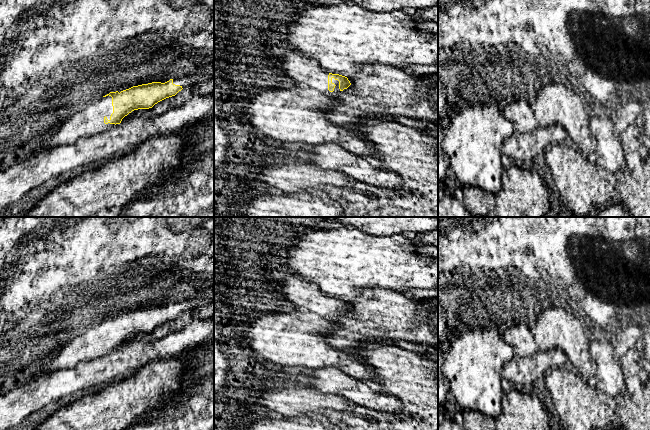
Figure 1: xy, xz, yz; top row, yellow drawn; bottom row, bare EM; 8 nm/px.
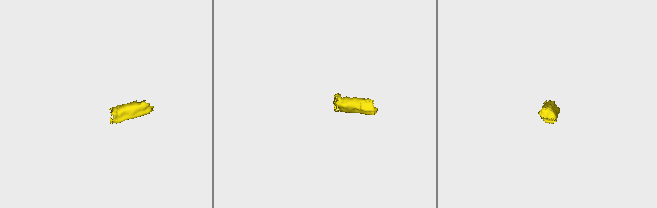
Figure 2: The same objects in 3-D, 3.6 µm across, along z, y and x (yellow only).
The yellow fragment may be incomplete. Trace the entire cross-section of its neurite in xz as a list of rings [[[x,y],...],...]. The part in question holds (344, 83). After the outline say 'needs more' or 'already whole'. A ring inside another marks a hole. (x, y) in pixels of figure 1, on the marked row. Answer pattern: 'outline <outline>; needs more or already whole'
outline [[[293,52],[281,57],[279,65],[283,72],[298,85],[316,89],[329,96],[351,85],[347,77],[329,73],[315,60]]]; needs more

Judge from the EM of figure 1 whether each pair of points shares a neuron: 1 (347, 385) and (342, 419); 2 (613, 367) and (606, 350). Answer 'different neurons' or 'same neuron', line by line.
1: different neurons
2: same neuron

